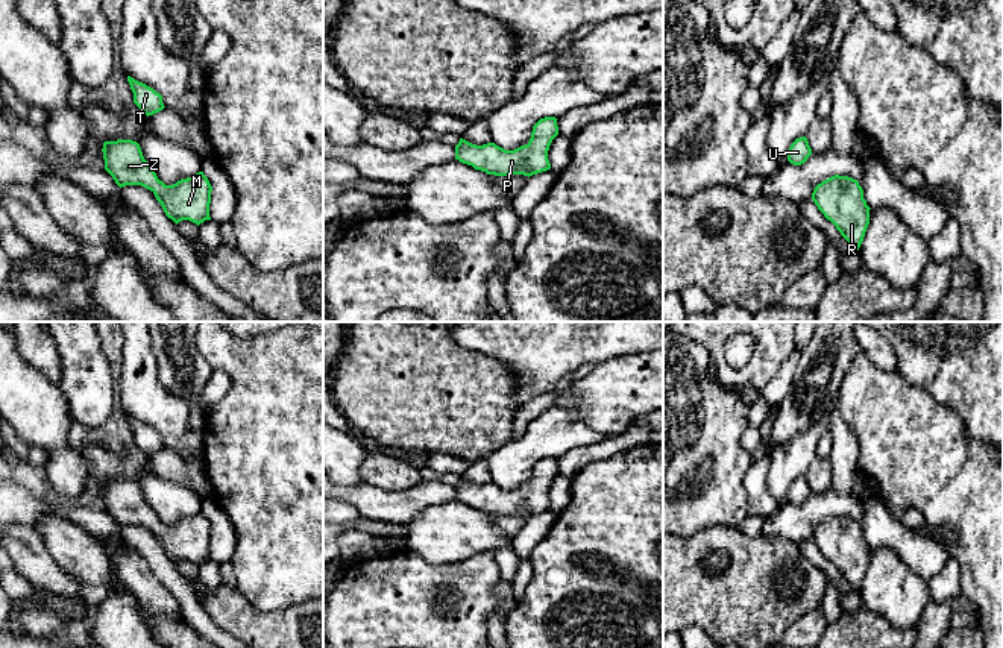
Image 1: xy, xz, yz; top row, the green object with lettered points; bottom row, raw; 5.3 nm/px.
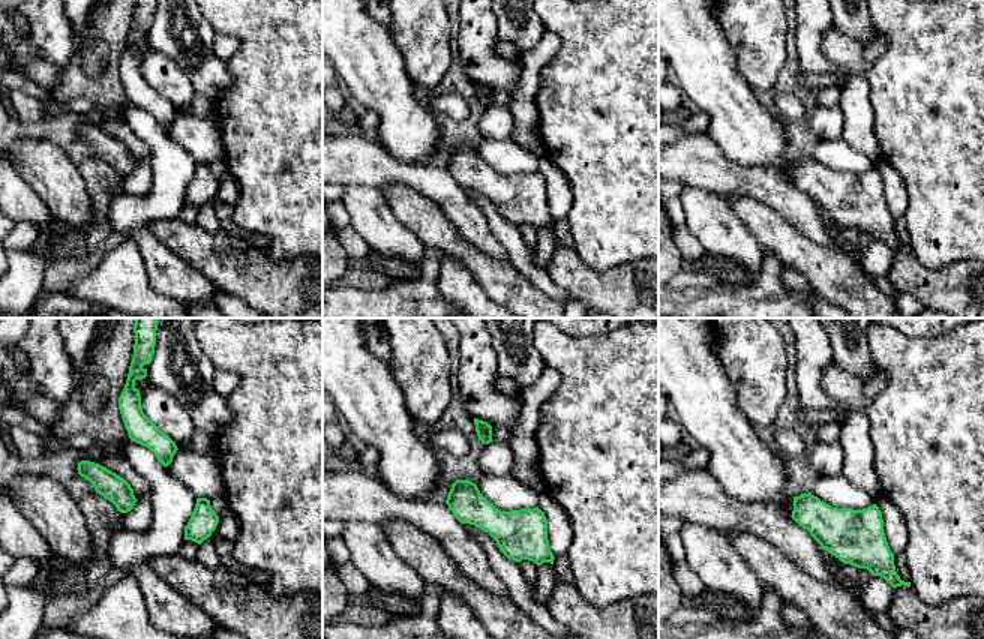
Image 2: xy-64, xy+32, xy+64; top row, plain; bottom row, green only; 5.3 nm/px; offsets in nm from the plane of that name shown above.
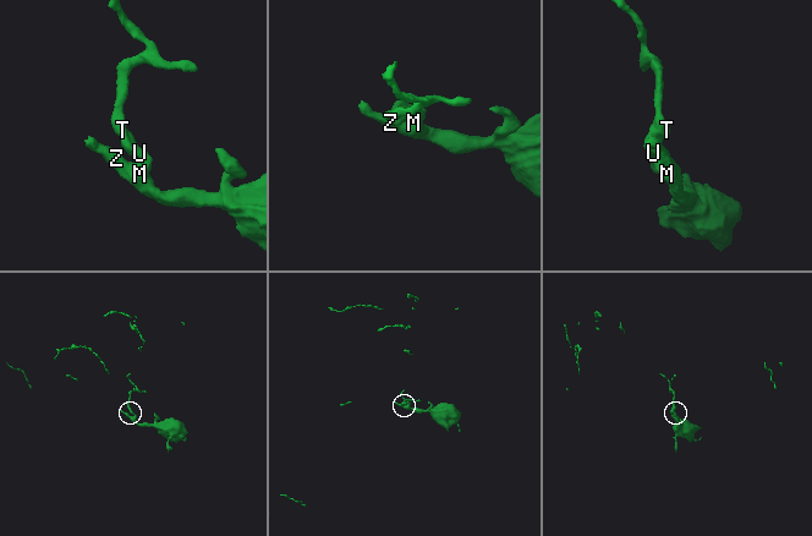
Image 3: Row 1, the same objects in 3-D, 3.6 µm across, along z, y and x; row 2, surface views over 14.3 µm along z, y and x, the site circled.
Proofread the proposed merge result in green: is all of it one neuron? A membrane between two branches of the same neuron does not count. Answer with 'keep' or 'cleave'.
keep

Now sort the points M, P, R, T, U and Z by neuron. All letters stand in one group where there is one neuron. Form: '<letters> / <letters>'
M P R T U Z

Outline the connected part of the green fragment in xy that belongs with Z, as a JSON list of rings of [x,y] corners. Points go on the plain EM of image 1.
[[[105,481],[102,492],[105,510],[120,528],[141,525],[150,530],[165,555],[176,565],[182,560],[190,560],[199,566],[205,560],[211,560],[209,543],[212,527],[203,511],[181,519],[173,525],[165,525],[144,499],[137,481]]]

